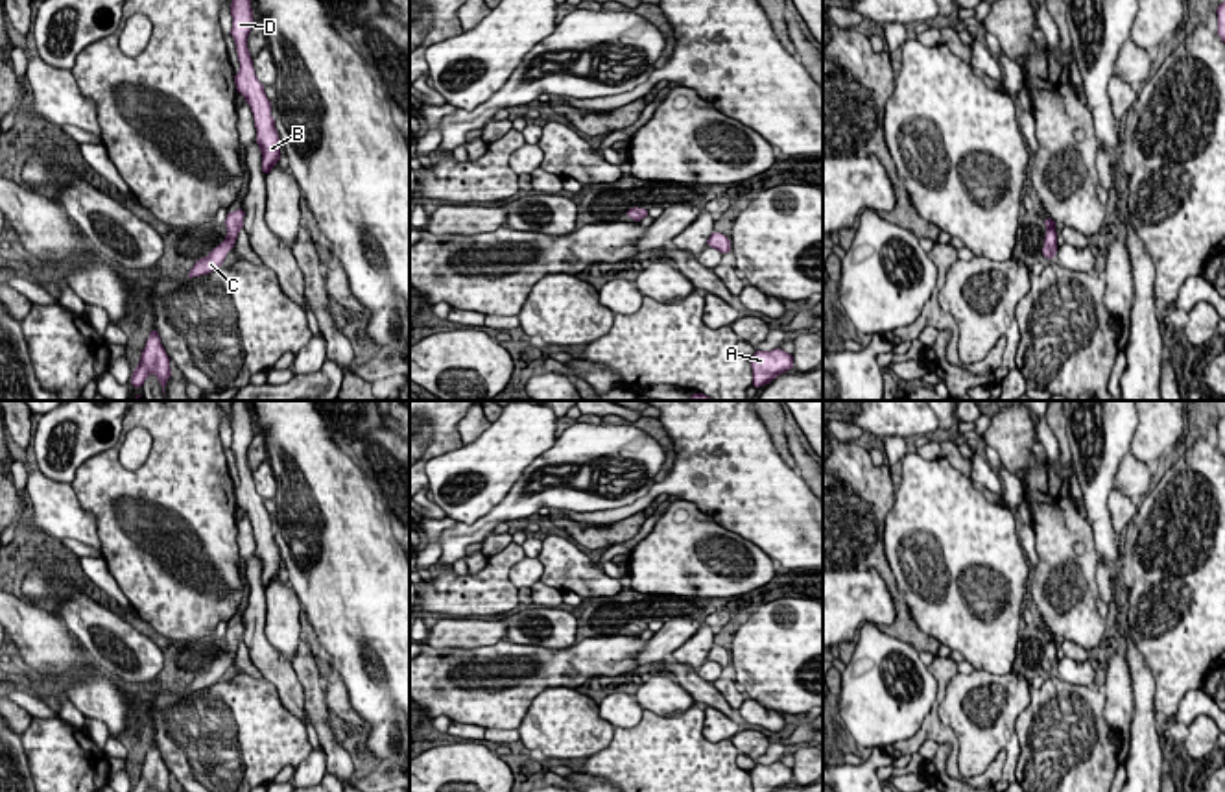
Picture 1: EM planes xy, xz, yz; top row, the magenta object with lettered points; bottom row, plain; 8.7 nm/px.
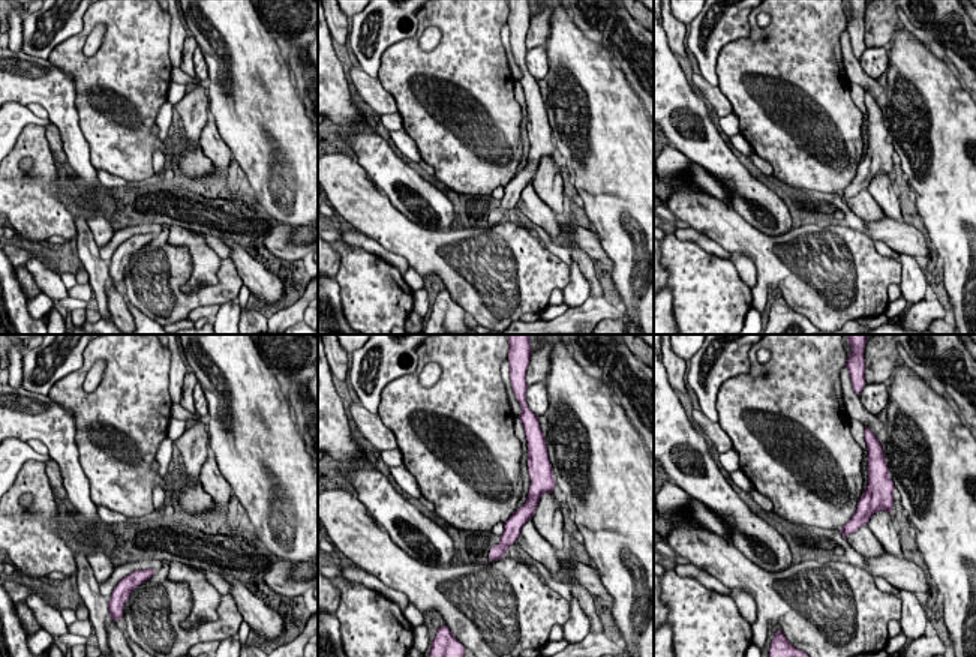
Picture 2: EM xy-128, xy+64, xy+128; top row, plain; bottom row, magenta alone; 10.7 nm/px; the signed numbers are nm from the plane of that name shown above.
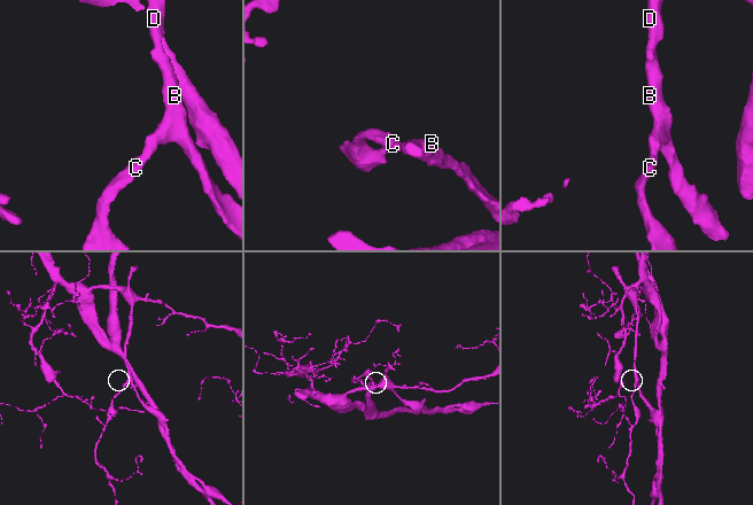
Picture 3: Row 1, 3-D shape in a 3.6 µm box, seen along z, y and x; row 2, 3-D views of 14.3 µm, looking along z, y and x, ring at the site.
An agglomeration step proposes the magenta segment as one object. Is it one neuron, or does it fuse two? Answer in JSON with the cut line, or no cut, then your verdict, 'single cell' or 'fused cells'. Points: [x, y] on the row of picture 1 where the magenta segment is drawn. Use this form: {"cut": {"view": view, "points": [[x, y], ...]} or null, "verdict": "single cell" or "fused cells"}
{"cut": null, "verdict": "single cell"}

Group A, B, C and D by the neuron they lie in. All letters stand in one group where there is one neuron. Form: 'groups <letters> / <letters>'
groups A B C D

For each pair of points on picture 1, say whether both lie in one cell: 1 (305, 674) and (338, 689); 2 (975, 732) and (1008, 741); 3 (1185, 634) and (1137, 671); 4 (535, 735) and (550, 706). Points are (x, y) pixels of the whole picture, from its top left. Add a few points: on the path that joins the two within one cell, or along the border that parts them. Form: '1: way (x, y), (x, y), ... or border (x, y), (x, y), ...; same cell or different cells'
1: border (321, 684), (329, 709); different cells
2: way (982, 732), (997, 732), (1000, 735); same cell
3: border (1128, 623), (1131, 643), (1153, 680), (1153, 706); different cells
4: way (543, 728), (550, 720), (550, 713); same cell

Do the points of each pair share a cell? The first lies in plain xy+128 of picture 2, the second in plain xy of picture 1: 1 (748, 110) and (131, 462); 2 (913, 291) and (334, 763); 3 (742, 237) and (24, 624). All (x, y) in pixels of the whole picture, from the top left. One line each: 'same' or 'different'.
1: different
2: different
3: same

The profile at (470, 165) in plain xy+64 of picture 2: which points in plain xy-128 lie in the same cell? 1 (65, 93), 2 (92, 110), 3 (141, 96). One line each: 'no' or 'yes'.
1: no
2: yes
3: yes

